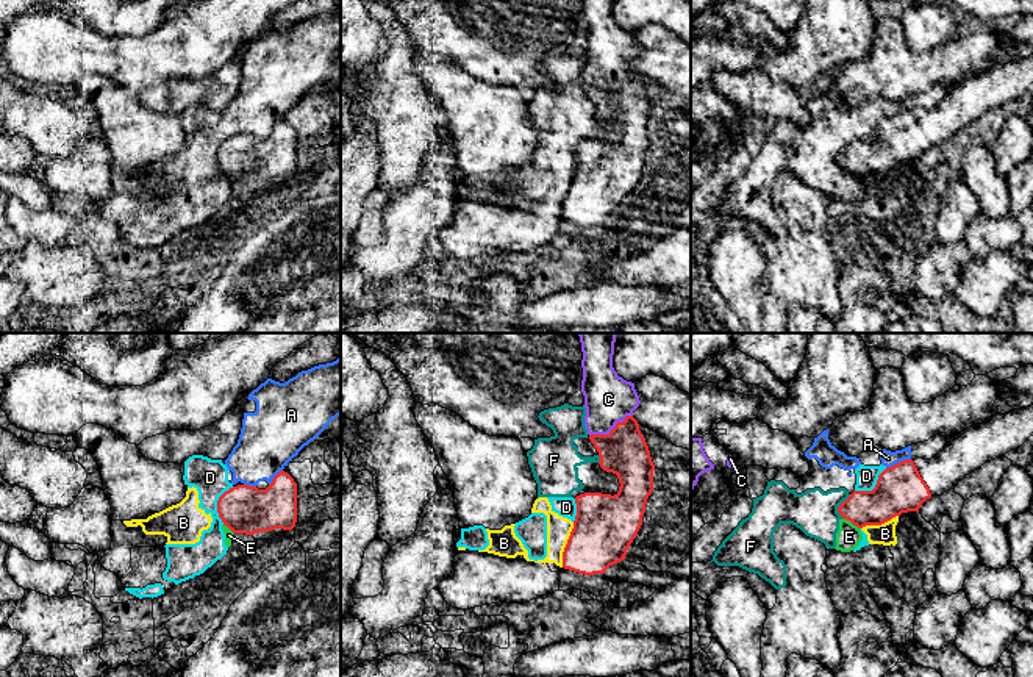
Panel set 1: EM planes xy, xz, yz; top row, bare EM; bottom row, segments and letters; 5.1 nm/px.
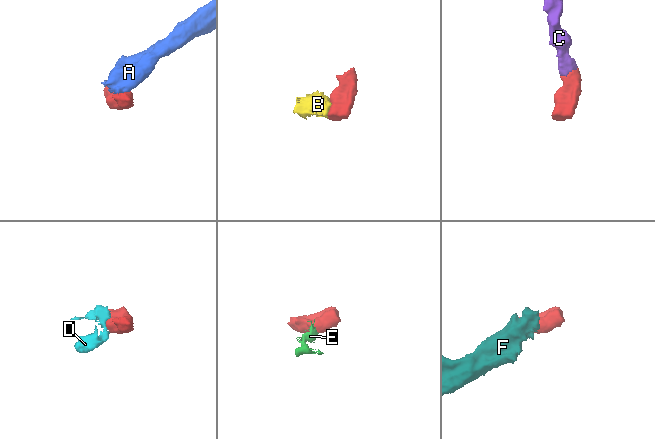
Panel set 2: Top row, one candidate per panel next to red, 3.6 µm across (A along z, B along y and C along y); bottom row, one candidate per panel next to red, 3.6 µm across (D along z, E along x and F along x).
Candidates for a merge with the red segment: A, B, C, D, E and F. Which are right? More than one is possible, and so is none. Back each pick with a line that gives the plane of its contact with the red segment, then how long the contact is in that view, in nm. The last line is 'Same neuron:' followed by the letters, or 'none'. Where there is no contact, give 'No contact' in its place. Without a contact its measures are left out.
C: Touches red in xz. Shared border 240 nm
Same neuron: C

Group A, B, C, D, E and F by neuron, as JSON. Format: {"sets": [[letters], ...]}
{"sets": [["A", "B", "D", "E", "F"], ["C"]]}

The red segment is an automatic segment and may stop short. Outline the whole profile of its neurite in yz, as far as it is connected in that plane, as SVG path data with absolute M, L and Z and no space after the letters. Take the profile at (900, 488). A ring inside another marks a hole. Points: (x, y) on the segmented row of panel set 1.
M1033 405L1005 414L995 414L953 436L945 449L931 460L903 460L886 467L878 475L872 491L853 491L850 497L838 507L838 513L842 519L863 528L866 525L881 525L902 513L919 511L927 499L953 489L966 475L985 463L1019 449L1030 436L1033 436Z

